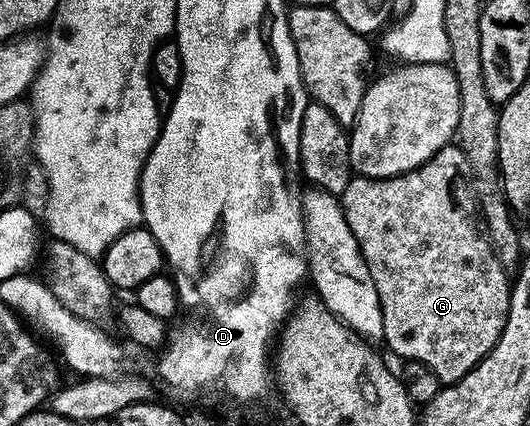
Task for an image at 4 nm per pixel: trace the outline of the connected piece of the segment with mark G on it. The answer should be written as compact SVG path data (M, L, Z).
M448 147L439 151L421 169L413 170L401 177L378 181L375 178L354 176L340 198L341 205L345 209L347 223L350 224L351 231L355 233L355 237L362 247L363 258L367 261L372 278L375 279L375 286L378 287L379 303L383 315L383 331L385 332L384 344L389 344L402 357L402 362L418 361L431 367L431 371L435 371L435 375L439 375L442 386L456 384L488 359L493 348L500 342L509 313L511 279L508 279L510 276L507 274L507 270L499 263L493 245L483 228L483 218L477 195L478 184L465 152L460 147Z

